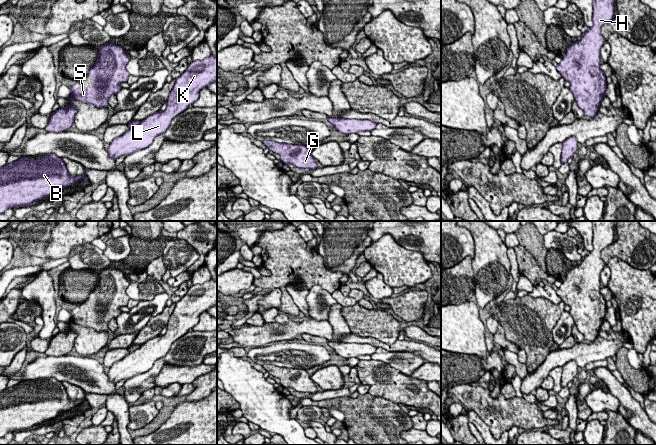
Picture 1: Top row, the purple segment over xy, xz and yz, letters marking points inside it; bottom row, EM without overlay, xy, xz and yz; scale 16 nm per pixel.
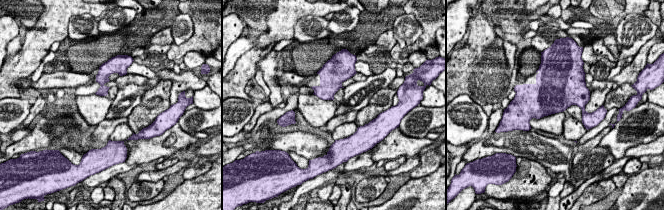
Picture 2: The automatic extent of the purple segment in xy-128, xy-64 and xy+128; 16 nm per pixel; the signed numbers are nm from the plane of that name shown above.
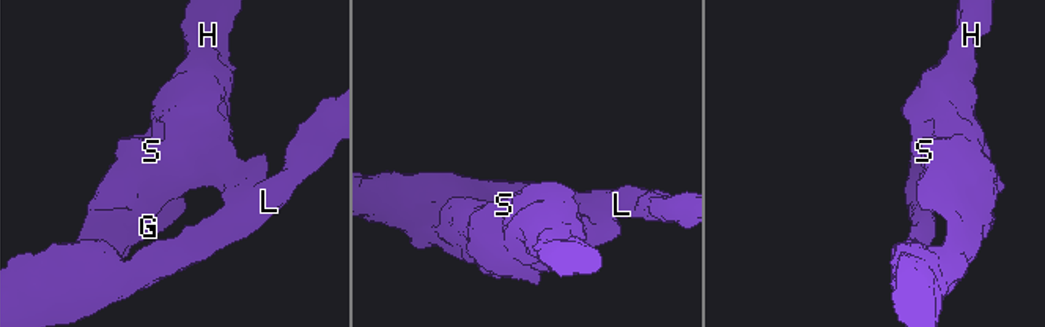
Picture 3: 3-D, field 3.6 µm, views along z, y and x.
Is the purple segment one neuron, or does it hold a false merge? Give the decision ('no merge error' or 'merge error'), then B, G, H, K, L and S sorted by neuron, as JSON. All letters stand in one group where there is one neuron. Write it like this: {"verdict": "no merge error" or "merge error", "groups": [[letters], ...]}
{"verdict": "no merge error", "groups": [["B", "G", "H", "K", "L", "S"]]}

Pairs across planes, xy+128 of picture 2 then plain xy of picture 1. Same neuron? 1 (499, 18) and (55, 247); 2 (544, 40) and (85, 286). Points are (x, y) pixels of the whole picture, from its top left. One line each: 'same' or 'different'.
1: different
2: different

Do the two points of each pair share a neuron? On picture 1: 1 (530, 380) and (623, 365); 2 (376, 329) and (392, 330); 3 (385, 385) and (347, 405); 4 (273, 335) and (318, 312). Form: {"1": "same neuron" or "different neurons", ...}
{"1": "different neurons", "2": "same neuron", "3": "different neurons", "4": "different neurons"}

